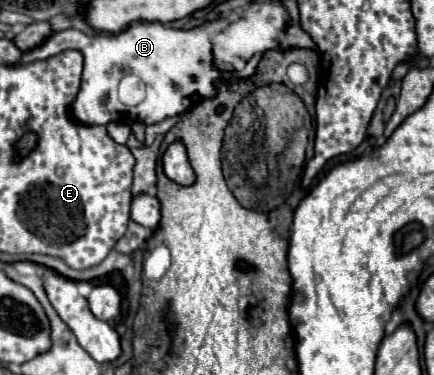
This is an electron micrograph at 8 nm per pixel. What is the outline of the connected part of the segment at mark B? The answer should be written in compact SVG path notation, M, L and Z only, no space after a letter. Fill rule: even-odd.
M222 17L218 21L204 23L202 27L194 27L190 31L164 27L162 23L134 23L118 35L86 35L78 29L66 29L52 33L42 45L26 51L20 63L32 63L54 57L66 49L78 49L84 55L84 73L80 93L70 107L72 119L84 125L108 125L110 121L122 119L128 123L130 119L140 119L142 123L150 125L166 117L182 115L186 111L186 103L192 105L202 97L216 95L212 83L214 79L218 79L218 75L210 69L206 71L206 65L212 65L210 35L220 33L222 29L226 29L226 25L228 21ZM126 73L134 73L144 83L148 83L146 99L134 109L124 107L118 99L118 83Z

